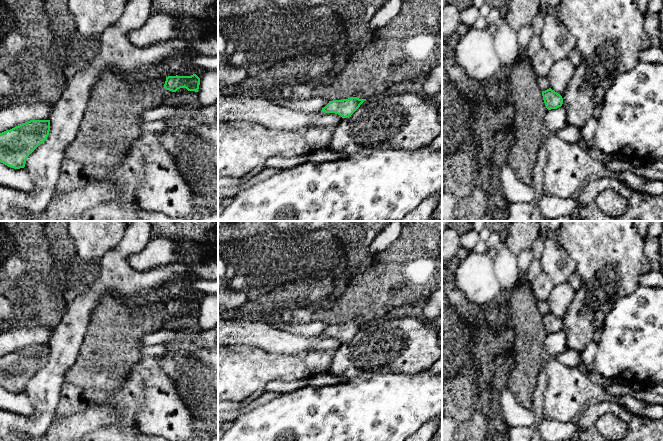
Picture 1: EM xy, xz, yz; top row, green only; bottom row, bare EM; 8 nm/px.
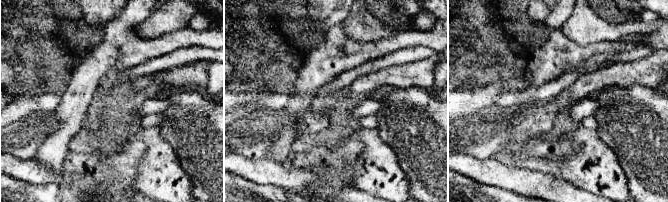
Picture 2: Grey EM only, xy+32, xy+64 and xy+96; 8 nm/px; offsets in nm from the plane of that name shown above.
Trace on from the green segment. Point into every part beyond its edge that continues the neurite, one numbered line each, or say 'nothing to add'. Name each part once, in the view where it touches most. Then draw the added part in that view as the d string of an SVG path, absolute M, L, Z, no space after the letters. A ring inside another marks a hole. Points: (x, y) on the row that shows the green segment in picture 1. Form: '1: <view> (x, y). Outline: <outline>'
nothing to add

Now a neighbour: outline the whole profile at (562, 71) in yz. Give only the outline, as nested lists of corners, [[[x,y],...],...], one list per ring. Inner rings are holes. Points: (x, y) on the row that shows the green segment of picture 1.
[[[568,57],[555,61],[546,77],[550,88],[563,96],[574,72],[575,66],[571,63]]]

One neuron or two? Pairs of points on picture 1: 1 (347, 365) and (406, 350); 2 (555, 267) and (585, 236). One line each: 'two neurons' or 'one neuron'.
1: one neuron
2: two neurons

